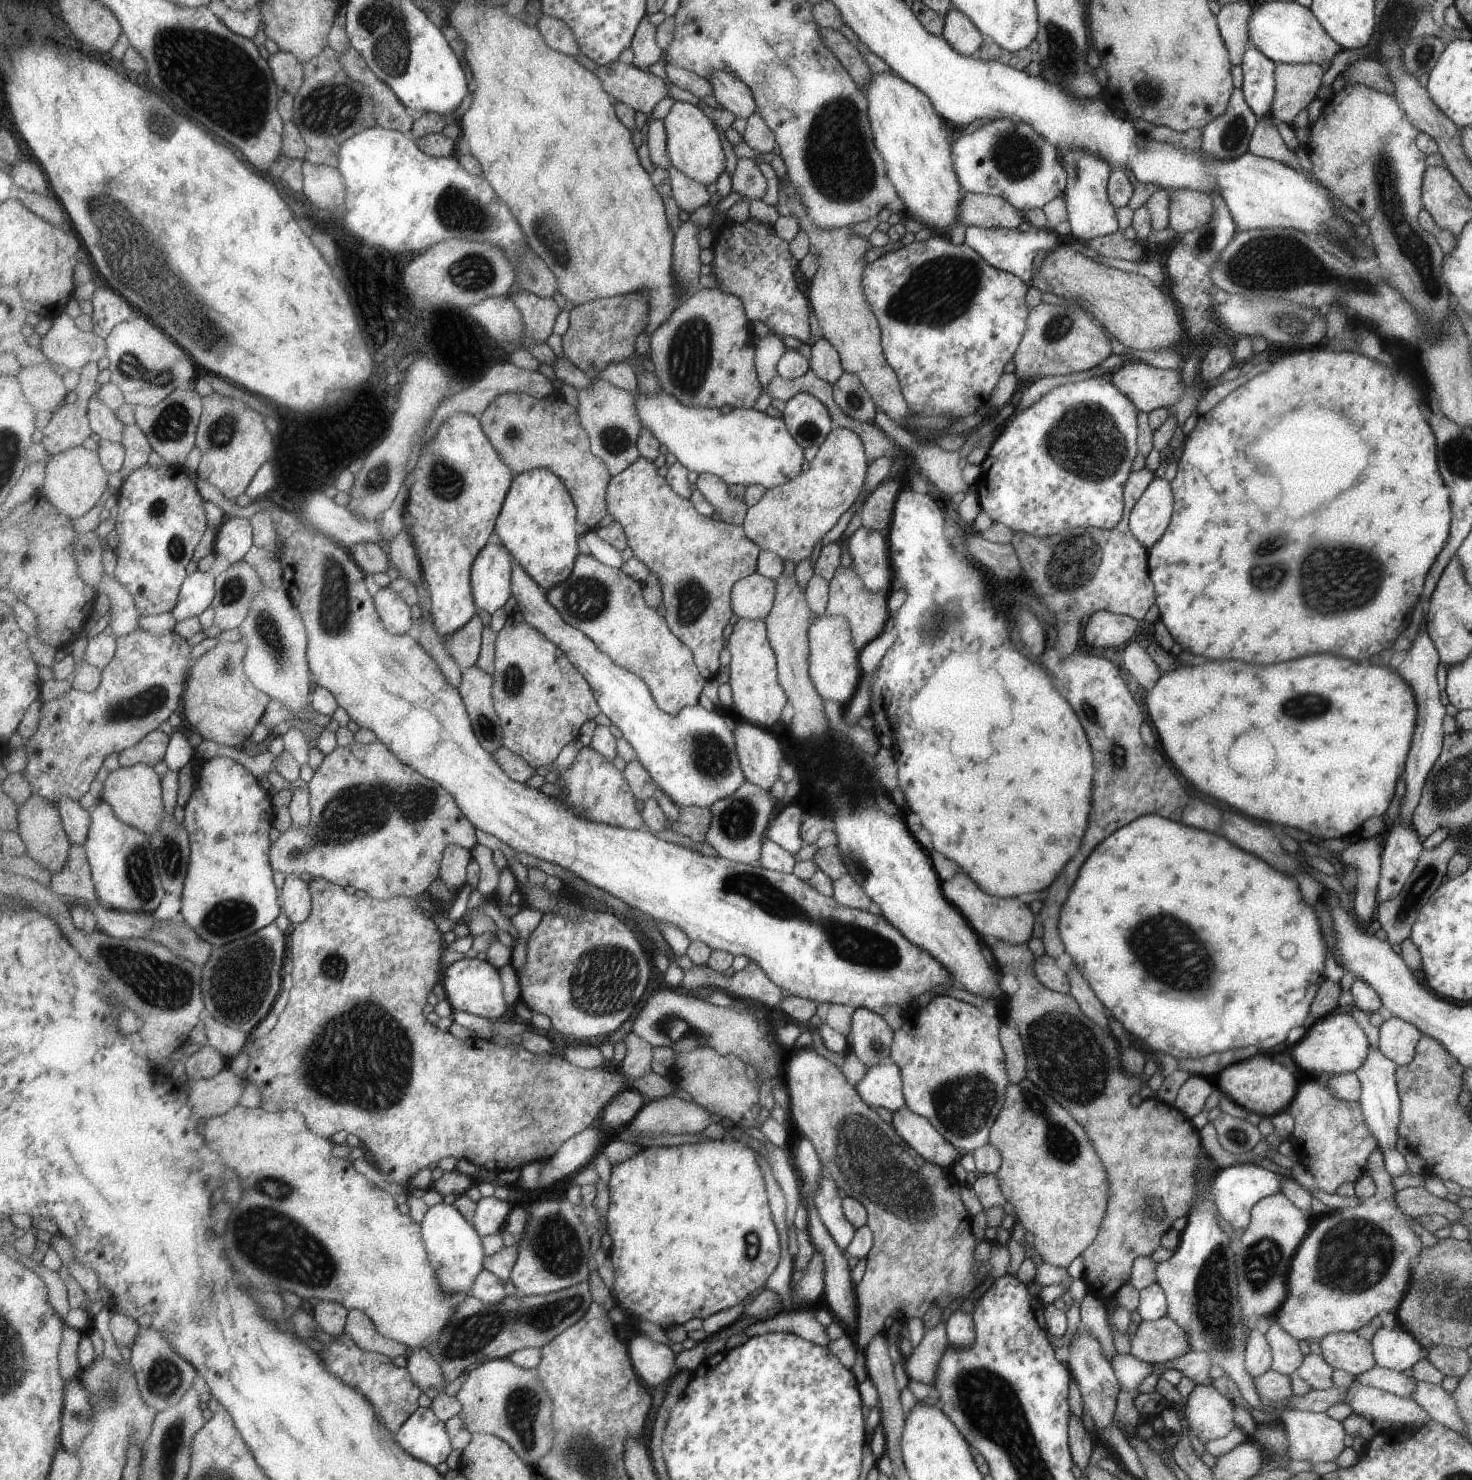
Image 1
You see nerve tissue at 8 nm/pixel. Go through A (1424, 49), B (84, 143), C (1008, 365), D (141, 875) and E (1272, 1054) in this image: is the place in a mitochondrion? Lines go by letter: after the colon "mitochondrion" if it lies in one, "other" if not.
A: mitochondrion
B: other
C: other
D: mitochondrion
E: other

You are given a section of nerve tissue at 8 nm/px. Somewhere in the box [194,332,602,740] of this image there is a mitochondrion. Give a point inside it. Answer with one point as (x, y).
(335, 615)

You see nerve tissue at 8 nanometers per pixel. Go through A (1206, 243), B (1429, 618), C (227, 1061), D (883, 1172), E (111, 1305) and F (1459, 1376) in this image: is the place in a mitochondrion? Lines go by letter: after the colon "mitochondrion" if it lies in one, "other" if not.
A: mitochondrion
B: other
C: other
D: mitochondrion
E: other
F: other

